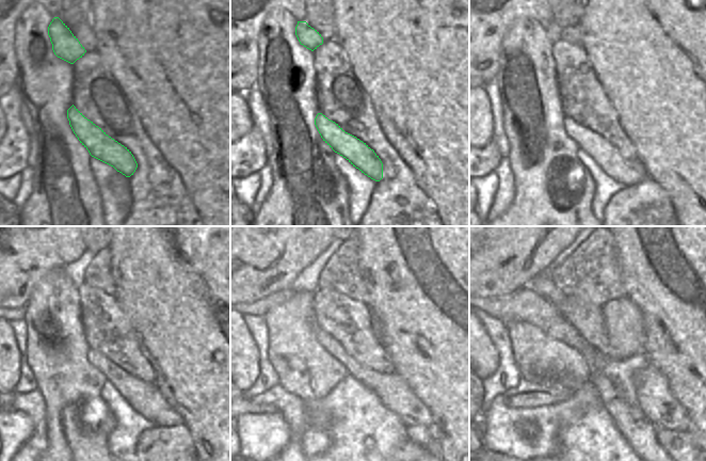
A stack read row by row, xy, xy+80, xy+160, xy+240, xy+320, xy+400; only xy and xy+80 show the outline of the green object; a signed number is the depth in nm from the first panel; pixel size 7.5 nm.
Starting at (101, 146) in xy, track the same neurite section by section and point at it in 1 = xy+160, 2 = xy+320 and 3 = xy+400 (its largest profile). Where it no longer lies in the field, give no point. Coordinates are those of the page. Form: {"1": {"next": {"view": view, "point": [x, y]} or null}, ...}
{"1": {"next": {"view": "xy+160", "point": [627, 172]}}, "2": {"next": {"view": "xy+320", "point": [394, 393]}}, "3": {"next": {"view": "xy+400", "point": [656, 402]}}}

